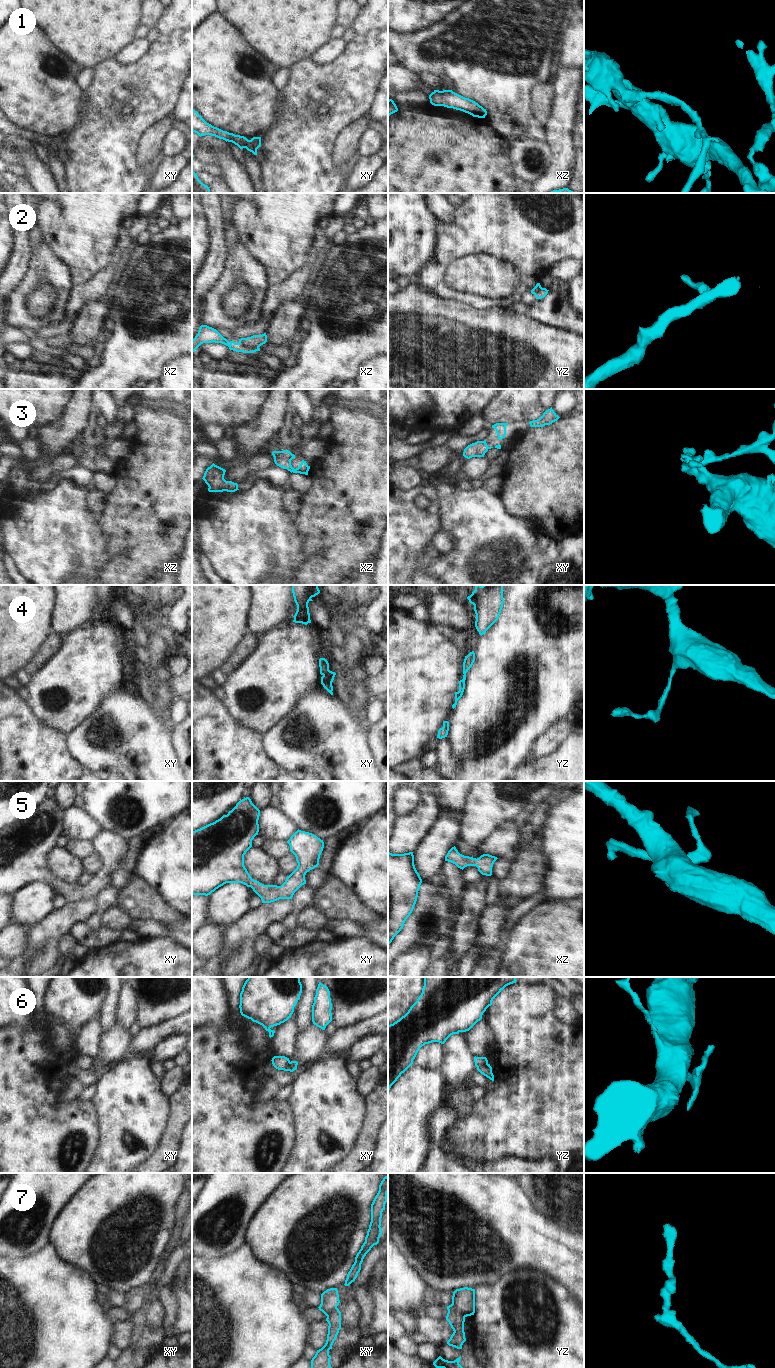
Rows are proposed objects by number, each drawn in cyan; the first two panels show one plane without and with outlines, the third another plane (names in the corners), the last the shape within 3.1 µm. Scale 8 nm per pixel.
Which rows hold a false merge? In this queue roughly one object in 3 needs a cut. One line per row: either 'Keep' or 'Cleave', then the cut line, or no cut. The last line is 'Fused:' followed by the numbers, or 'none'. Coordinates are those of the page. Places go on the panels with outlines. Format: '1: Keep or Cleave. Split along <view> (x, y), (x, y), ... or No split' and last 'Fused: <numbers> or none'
1: Keep. No split
2: Cleave. Split along xz (239, 341), (243, 346), (256, 346), (258, 348)
3: Keep. No split
4: Keep. No split
5: Keep. No split
6: Cleave. Split along yz (487, 1063), (477, 1069)
7: Cleave. Split along yz (452, 1302), (465, 1316)
Fused: 2, 6, 7

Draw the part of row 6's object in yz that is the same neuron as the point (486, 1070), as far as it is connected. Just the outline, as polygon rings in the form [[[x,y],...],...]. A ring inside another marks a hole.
[[[490,1064],[480,1066],[477,1070],[490,1080],[494,1081],[494,1075],[492,1073],[492,1067]]]

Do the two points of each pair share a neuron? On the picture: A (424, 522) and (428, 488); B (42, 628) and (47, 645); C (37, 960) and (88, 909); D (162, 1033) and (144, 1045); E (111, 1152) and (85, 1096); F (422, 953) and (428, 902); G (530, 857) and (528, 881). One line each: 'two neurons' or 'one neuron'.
A: one neuron
B: two neurons
C: one neuron
D: one neuron
E: two neurons
F: two neurons
G: one neuron

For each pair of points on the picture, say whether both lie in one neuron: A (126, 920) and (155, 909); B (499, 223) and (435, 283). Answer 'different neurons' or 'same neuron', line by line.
A: different neurons
B: same neuron

